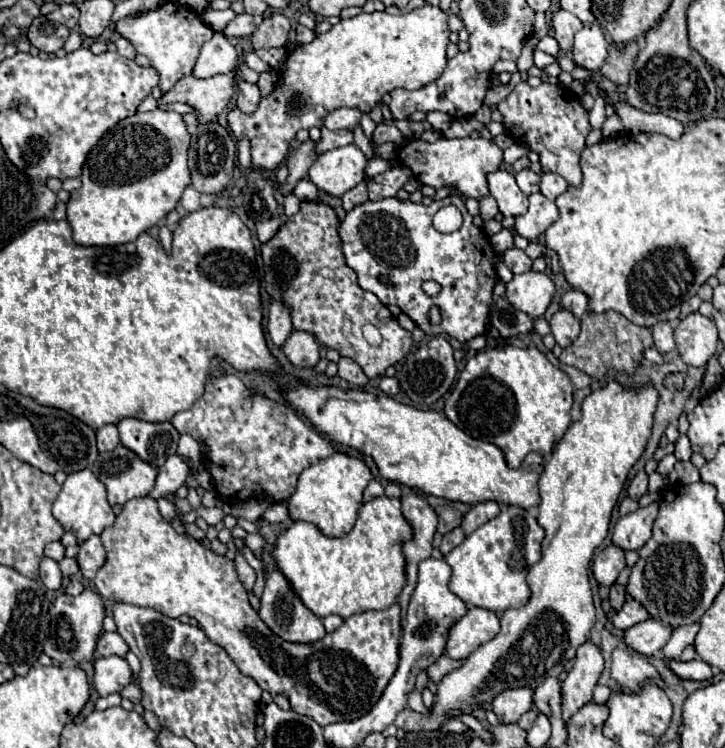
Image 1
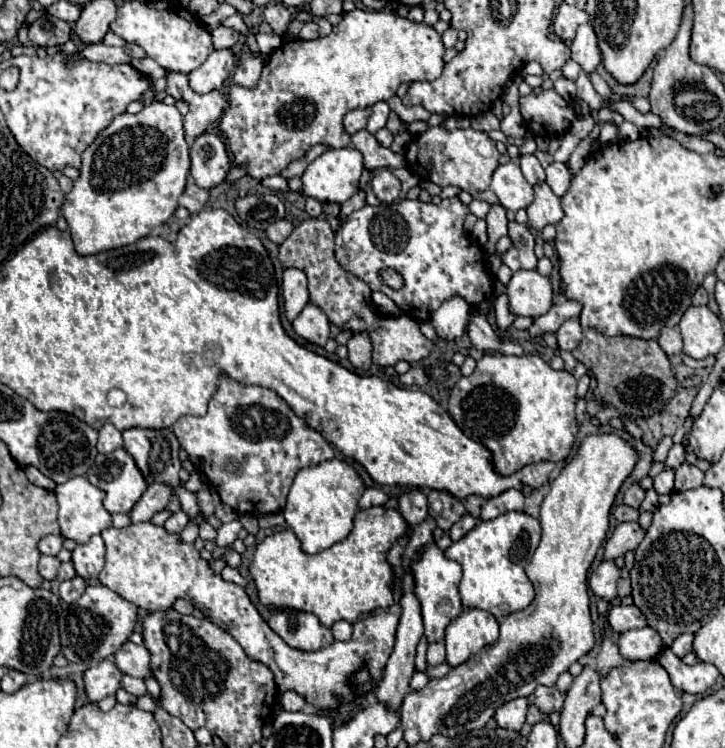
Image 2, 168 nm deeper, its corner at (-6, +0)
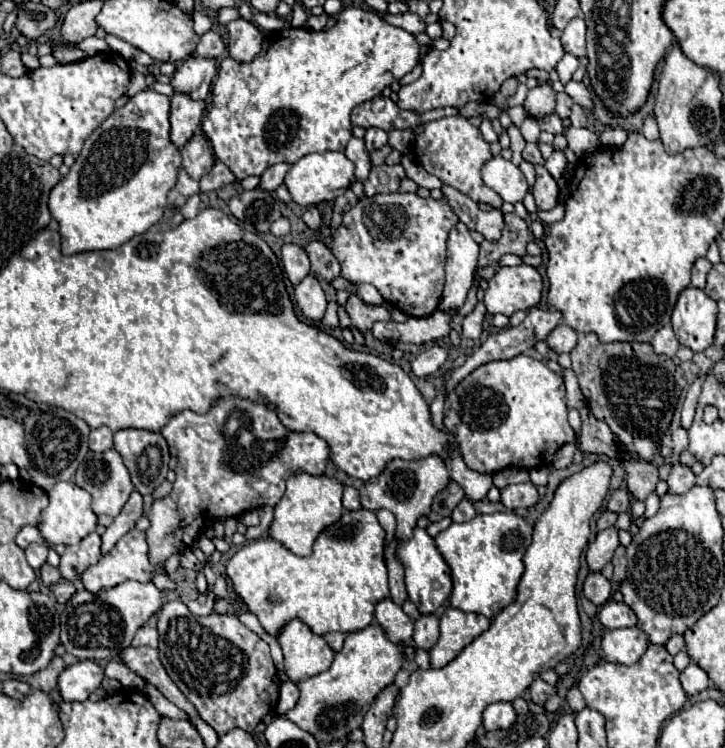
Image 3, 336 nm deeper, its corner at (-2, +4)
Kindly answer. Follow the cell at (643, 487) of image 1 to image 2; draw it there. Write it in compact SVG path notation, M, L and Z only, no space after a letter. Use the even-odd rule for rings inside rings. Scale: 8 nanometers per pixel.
M634 483L634 485L630 485L628 491L624 493L624 505L630 505L630 507L636 509L636 507L644 501L644 497L646 497L646 491L642 491L642 489Z

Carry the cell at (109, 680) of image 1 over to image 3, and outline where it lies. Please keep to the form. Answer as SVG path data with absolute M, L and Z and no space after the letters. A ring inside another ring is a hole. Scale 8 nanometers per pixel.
M78 661L60 673L58 689L66 701L86 701L92 691L100 689L102 677L102 665L96 661Z

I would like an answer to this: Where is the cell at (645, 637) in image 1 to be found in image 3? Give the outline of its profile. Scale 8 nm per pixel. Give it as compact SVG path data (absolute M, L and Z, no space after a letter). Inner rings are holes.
M638 627L612 629L602 639L602 655L606 661L634 665L648 647L648 637Z

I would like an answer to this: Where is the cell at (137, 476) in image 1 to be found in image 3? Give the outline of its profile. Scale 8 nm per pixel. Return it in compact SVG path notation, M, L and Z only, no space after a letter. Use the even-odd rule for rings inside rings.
M108 449L108 451L102 451L102 453L90 451L76 471L76 483L92 495L94 513L96 515L104 513L104 515L110 515L110 517L116 517L122 511L130 493L134 491L134 485L130 481L130 473L128 473L126 465L122 465L122 457L118 457L116 449Z

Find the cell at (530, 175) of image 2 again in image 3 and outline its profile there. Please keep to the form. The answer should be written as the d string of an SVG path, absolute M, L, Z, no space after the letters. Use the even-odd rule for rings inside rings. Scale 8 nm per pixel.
M526 143L522 157L524 157L524 161L528 161L528 163L532 163L532 165L542 165L542 163L544 163L544 159L542 159L536 143Z

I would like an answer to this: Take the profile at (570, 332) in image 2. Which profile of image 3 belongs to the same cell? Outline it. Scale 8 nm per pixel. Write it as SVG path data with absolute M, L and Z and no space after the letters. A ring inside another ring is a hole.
M560 323L546 339L546 343L550 345L552 351L556 353L570 353L574 347L576 347L576 339L578 339L578 333L574 329L570 329L568 325Z

